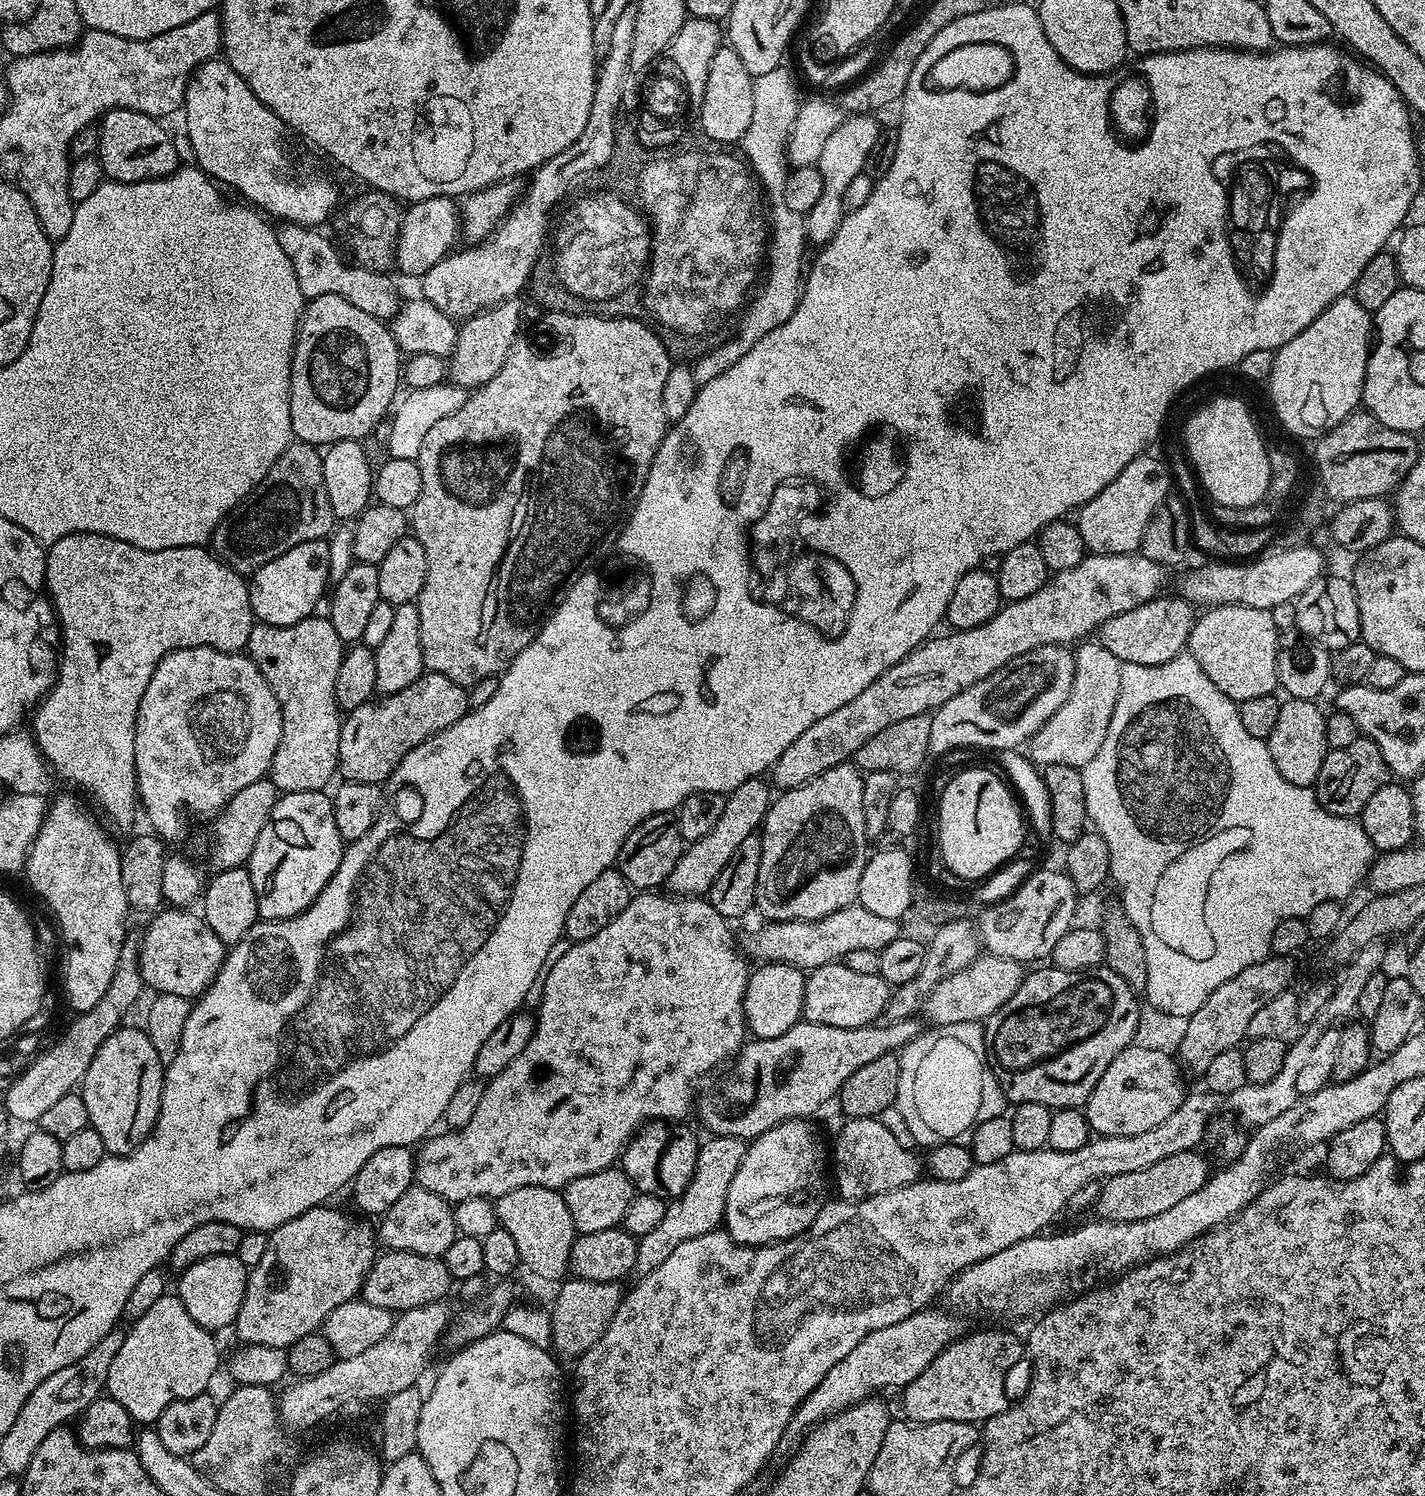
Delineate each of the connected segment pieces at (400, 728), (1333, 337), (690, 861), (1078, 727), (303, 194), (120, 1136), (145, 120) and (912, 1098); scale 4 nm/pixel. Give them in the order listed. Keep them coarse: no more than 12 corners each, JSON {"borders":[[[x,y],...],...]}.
{"borders":[[[437,672],[343,717],[339,775],[383,785],[469,710]],[[1338,297],[1275,349],[1272,408],[1319,438],[1361,407],[1373,317]],[[764,778],[727,793],[718,826],[685,847],[667,891],[700,898],[773,799]],[[1081,643],[1066,702],[1032,735],[1036,766],[1083,769],[1106,738],[1122,664]],[[227,60],[185,87],[201,172],[308,228],[341,203],[296,176],[286,126]],[[143,1027],[117,1028],[78,1091],[105,1153],[156,1128],[165,1065]],[[138,110],[99,121],[98,159],[120,184],[181,163],[173,133]],[[940,1036],[920,1048],[896,1105],[922,1146],[976,1124],[1008,1099],[980,1048]]]}

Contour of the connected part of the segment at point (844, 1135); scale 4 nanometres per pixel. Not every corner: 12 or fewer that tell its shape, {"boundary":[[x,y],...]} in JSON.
{"boundary":[[848,1118],[836,1188],[864,1200],[921,1179],[880,1119]]}

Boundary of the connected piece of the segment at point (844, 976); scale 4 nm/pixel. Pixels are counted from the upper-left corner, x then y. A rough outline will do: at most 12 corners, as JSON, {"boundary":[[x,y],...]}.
{"boundary":[[842,962],[804,982],[809,1024],[867,1028],[890,985]]}

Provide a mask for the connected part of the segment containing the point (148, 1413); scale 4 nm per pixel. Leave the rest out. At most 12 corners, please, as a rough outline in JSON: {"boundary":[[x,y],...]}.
{"boundary":[[158,1298],[110,1363],[106,1392],[152,1426],[203,1396],[215,1335]]}

